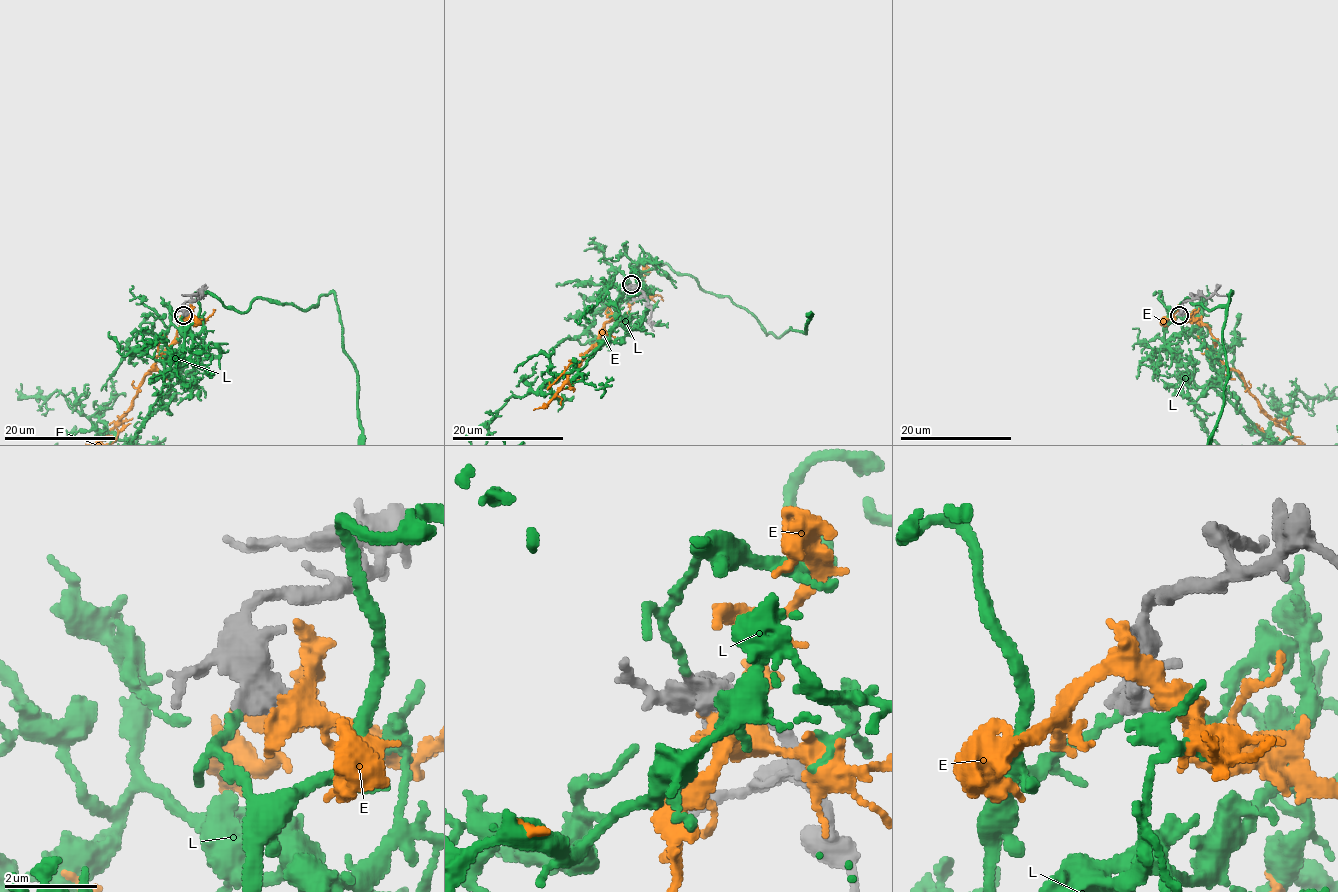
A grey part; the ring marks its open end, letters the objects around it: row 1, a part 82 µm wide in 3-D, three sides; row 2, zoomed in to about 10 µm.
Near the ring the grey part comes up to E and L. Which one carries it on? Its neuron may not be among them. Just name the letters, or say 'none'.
L

